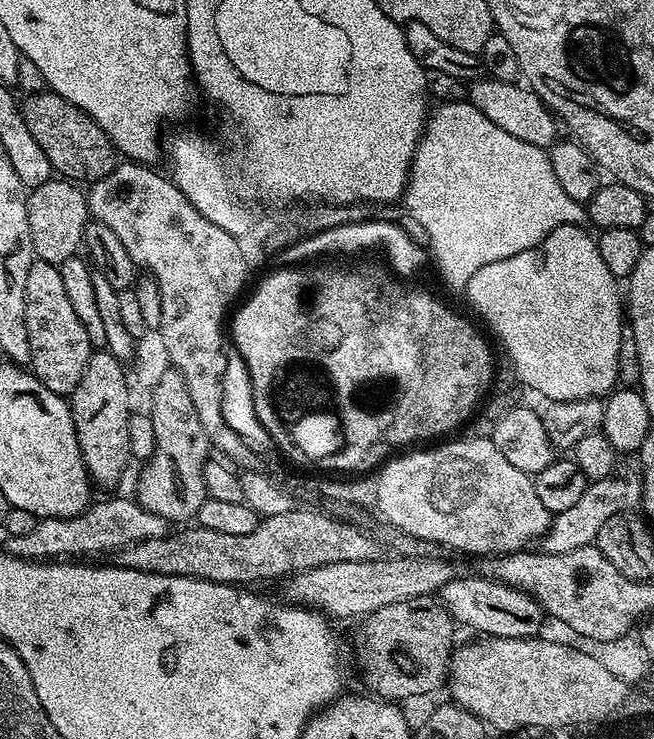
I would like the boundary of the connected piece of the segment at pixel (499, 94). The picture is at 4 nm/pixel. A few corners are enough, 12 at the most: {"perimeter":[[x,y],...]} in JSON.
{"perimeter":[[477,78],[466,100],[494,126],[547,150],[557,117],[523,83]]}

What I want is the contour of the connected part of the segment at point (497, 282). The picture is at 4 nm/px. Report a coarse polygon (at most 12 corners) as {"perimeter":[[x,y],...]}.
{"perimeter":[[558,226],[468,304],[545,401],[617,387],[622,288]]}

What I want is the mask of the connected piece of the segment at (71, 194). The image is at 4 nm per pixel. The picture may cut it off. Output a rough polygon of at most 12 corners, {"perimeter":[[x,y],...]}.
{"perimeter":[[53,178],[28,193],[39,259],[77,255],[90,213],[79,183]]}

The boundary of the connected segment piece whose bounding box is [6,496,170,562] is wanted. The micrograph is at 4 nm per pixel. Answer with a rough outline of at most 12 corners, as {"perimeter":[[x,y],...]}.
{"perimeter":[[124,496],[8,536],[37,562],[117,553],[167,536],[169,521]]}

